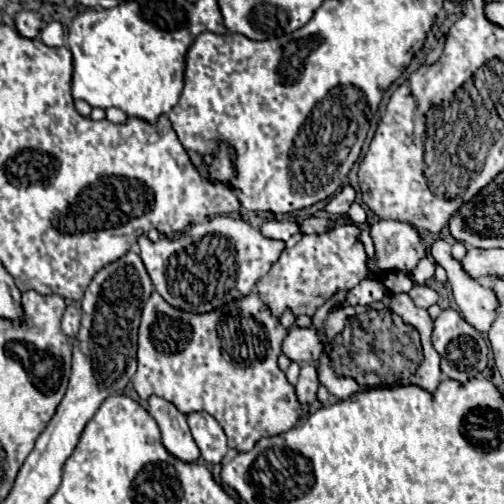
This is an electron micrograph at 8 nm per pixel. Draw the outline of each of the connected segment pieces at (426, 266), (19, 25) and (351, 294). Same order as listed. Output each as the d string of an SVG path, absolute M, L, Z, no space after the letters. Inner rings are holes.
M422 259L418 263L418 267L410 273L410 279L416 283L416 285L424 285L428 279L434 277L434 263L430 259Z
M18 11L12 19L12 25L20 37L38 39L40 29L44 27L44 17L38 11Z
M364 279L354 289L348 291L346 299L340 305L370 305L380 301L386 295L386 287L378 279Z

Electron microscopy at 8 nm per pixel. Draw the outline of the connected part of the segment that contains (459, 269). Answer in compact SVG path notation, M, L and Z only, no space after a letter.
M438 239L430 253L436 263L446 269L448 283L452 285L452 293L458 307L462 309L462 317L480 333L486 333L494 323L500 307L496 293L488 285L482 285L478 279L466 275L462 263L452 257L450 243Z

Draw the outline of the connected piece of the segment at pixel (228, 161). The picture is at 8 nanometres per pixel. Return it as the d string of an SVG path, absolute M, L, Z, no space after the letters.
M220 143L220 153L218 153L218 157L214 157L214 163L208 167L208 171L210 171L210 177L220 183L226 183L234 177L232 153L228 151L226 143Z

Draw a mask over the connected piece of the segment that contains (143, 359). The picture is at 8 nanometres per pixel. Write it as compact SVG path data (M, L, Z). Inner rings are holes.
M152 291L142 309L142 323L138 333L138 371L132 377L132 383L142 399L148 399L150 395L164 397L166 401L172 401L184 415L192 411L210 413L222 425L230 449L250 451L258 439L286 433L288 429L296 427L302 417L296 391L286 381L286 375L276 363L278 355L282 353L282 341L286 335L288 329L282 327L278 317L268 313L268 307L260 301L260 297L256 297L254 291L240 301L232 301L232 305L224 305L224 309L212 309L212 313L188 313L176 309L168 305L160 293ZM222 323L224 335L228 335L228 355L222 351Z

